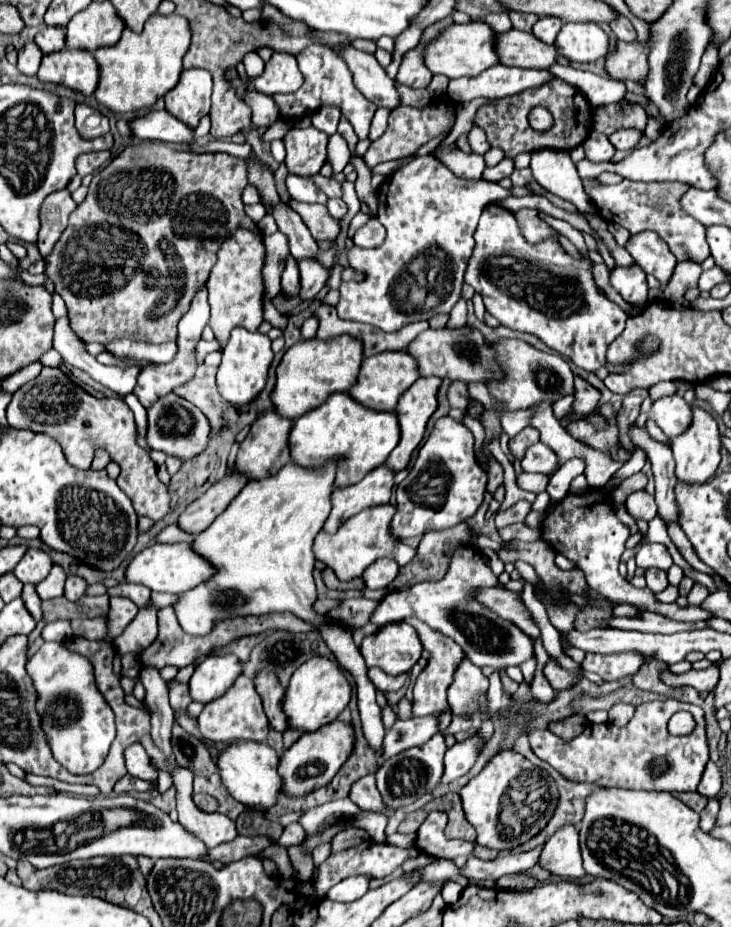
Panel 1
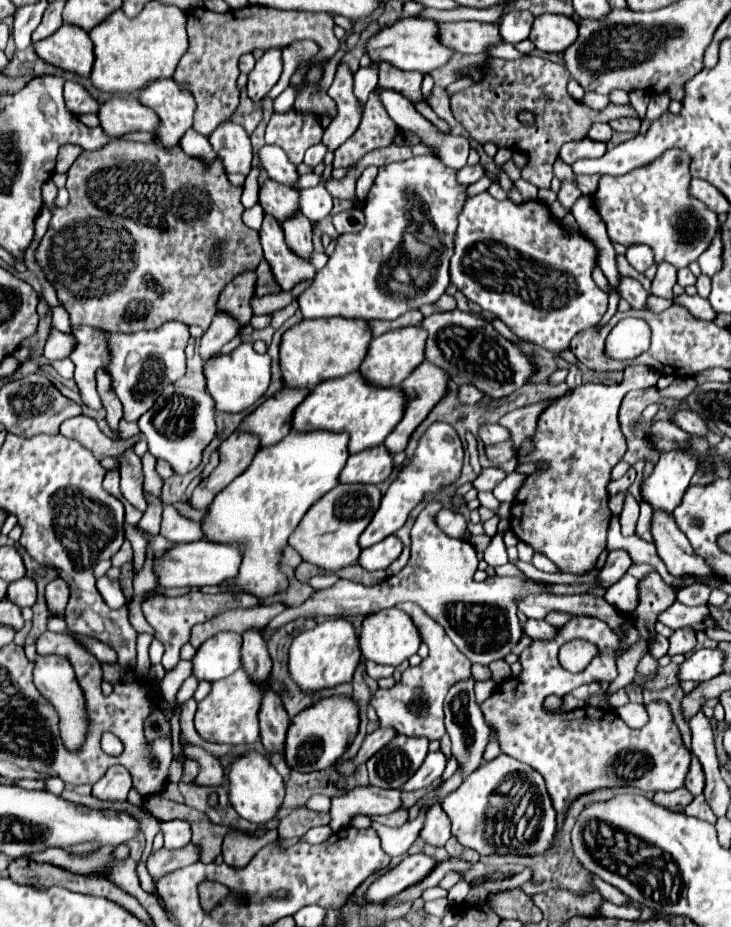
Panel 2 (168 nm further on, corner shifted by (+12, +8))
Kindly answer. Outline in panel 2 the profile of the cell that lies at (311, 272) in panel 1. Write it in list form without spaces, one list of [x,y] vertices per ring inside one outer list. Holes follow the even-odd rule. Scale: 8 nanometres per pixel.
[[[296,211],[294,215],[290,215],[288,219],[282,221],[282,229],[284,229],[286,241],[292,247],[292,251],[300,253],[300,257],[304,257],[304,259],[310,259],[310,253],[312,253],[312,223],[300,211]]]

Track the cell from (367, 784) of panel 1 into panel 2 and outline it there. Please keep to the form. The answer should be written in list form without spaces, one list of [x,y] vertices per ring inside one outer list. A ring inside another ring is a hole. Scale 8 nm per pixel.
[[[360,787],[352,789],[346,795],[332,799],[332,831],[344,829],[356,815],[388,815],[402,807],[398,789],[380,789],[380,787]]]

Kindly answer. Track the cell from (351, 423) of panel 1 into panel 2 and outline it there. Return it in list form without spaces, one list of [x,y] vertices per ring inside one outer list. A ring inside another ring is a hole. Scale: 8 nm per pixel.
[[[358,371],[346,377],[328,379],[314,387],[314,391],[298,405],[292,419],[294,431],[346,431],[350,433],[350,453],[384,443],[388,433],[400,423],[408,405],[402,389],[370,385]]]

